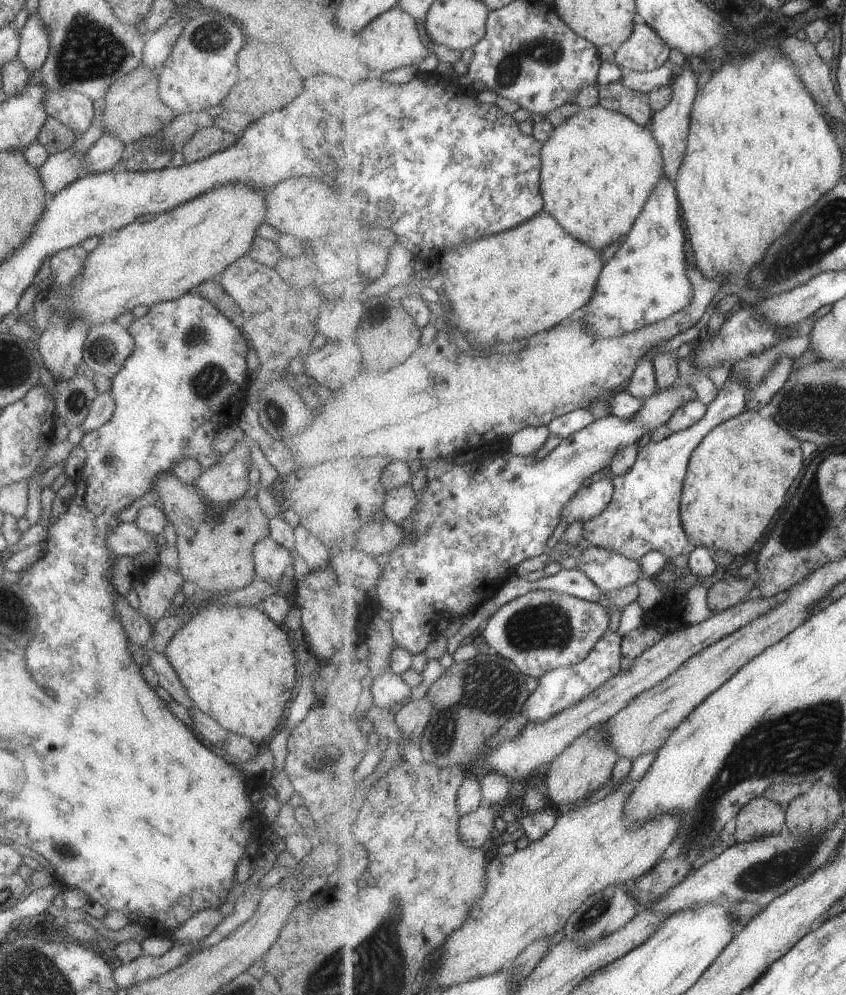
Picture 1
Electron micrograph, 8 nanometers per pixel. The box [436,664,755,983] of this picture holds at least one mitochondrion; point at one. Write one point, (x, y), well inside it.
(594, 910)

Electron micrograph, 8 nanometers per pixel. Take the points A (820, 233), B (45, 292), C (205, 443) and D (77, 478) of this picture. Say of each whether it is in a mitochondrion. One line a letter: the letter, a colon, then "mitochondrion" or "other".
A: mitochondrion
B: other
C: other
D: other

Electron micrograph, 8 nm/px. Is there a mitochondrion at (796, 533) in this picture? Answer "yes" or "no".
yes

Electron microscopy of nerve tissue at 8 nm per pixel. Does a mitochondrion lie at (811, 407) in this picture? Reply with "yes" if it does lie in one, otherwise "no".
yes

